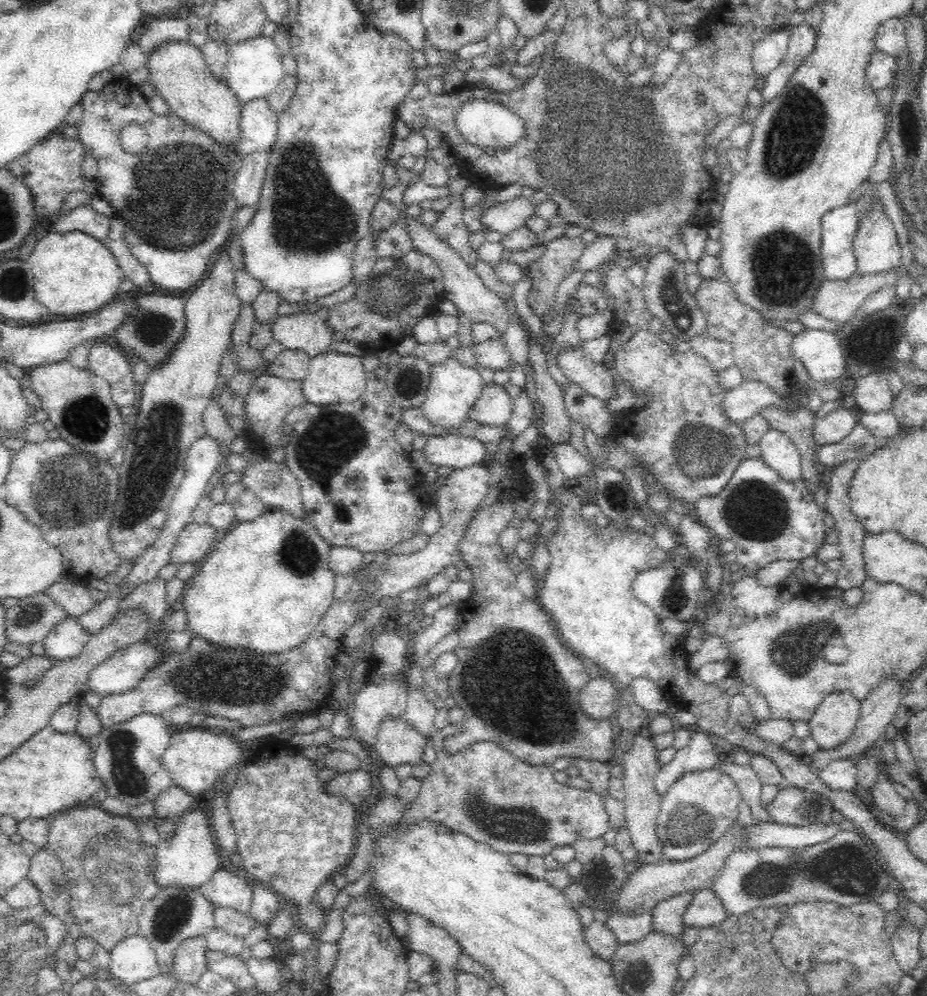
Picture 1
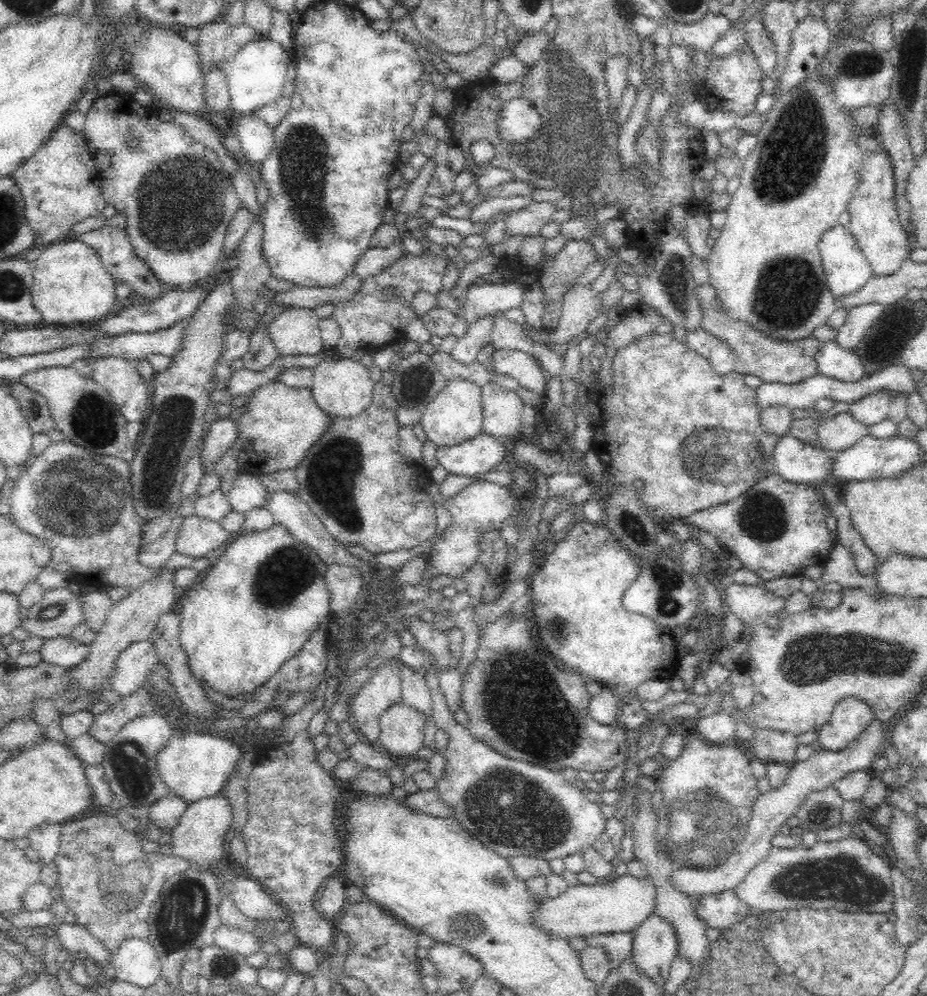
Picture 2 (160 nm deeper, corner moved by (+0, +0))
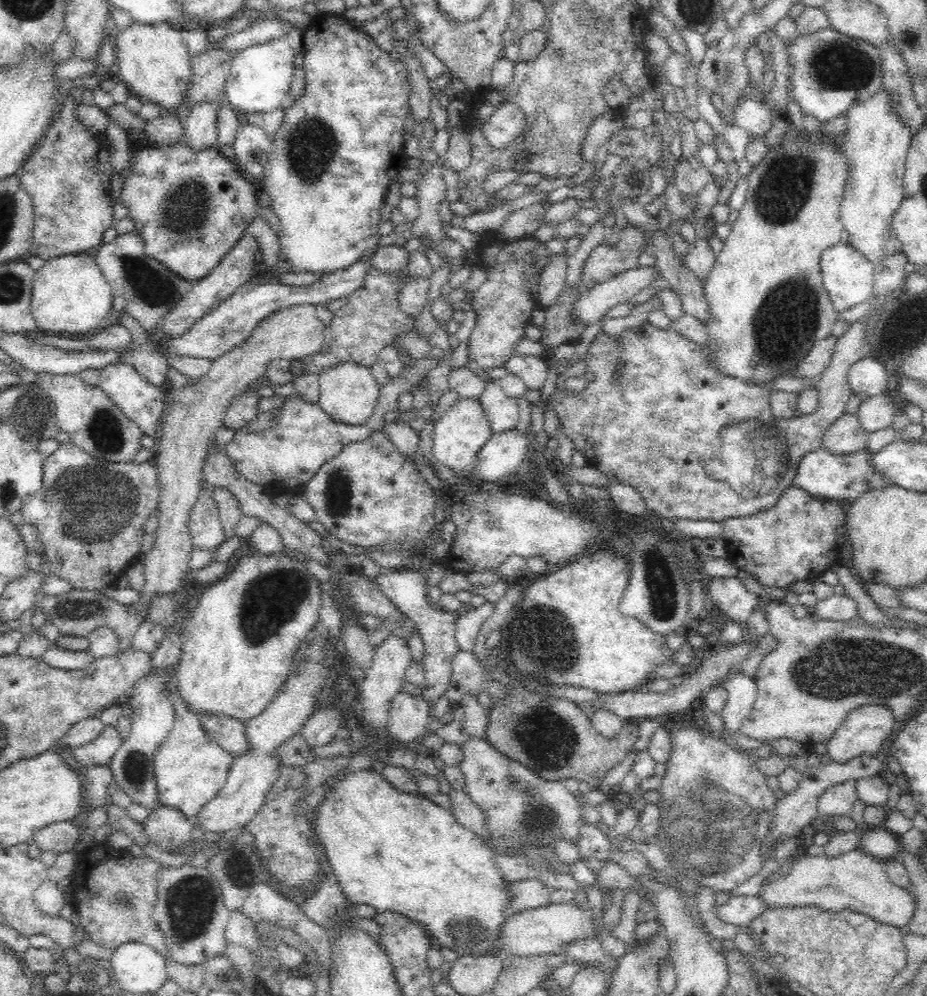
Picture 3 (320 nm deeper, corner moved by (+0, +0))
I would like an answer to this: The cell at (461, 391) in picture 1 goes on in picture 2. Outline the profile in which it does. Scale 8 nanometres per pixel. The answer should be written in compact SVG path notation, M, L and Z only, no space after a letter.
M454 379L447 381L447 385L437 394L421 413L422 424L427 439L436 445L437 449L458 446L460 443L471 441L483 433L483 408L481 405L481 388L468 380Z

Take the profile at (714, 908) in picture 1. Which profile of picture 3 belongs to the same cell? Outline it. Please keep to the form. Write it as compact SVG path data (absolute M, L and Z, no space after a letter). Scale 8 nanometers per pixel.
M736 895L722 906L715 907L719 920L735 924L743 929L750 927L755 918L768 910L769 906L760 897Z

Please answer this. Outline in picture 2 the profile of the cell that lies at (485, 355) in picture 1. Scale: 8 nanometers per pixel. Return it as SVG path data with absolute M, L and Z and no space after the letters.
M497 350L493 353L492 364L494 365L493 370L495 373L512 376L512 378L515 378L518 381L520 386L526 388L526 390L532 390L532 392L545 398L545 386L549 377L547 371L539 364L538 358L517 350Z

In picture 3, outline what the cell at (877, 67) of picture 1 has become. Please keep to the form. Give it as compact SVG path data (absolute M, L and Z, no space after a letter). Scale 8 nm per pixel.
M830 26L820 31L800 33L792 44L786 45L788 54L788 92L790 100L800 106L800 112L825 124L846 115L846 110L870 98L880 90L882 82L881 55L878 47L857 38L850 38Z

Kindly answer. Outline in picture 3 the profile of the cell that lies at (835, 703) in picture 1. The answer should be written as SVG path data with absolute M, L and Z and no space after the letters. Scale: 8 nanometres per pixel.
M872 705L854 709L827 744L830 760L846 764L854 758L864 758L864 756L876 758L880 750L884 748L886 740L894 734L897 721L892 710L885 706Z

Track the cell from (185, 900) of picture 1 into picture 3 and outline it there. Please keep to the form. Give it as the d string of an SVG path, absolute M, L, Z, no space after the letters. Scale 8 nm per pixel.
M184 864L163 867L156 874L155 881L153 919L166 938L168 959L196 966L222 955L228 946L225 930L232 910L225 905L216 878L204 866Z

